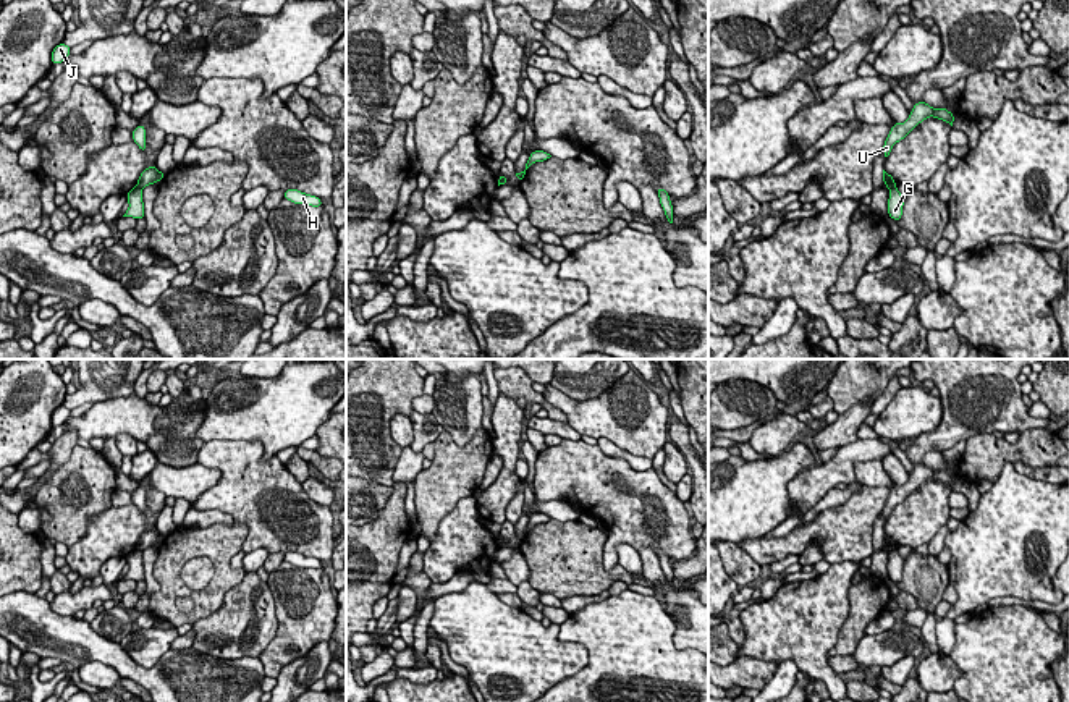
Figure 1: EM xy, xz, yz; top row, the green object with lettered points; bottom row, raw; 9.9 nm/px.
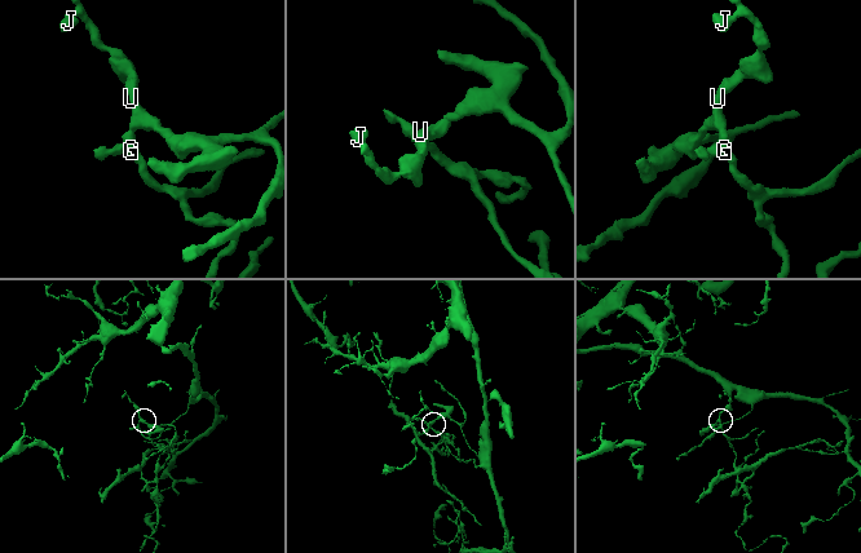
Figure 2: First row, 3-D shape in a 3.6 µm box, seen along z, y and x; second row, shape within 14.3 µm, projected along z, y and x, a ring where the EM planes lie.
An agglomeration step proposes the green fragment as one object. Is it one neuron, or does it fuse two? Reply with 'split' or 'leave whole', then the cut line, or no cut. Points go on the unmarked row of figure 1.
split; cut xy (136, 547), (141, 550)

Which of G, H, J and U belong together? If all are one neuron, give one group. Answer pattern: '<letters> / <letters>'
G / H J U

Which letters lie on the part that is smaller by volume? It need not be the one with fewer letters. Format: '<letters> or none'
G

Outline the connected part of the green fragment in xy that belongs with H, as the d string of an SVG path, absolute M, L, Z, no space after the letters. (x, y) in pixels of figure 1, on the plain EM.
M286 552L283 560L294 566L322 569L322 561L319 561L317 558L304 556L298 552Z

